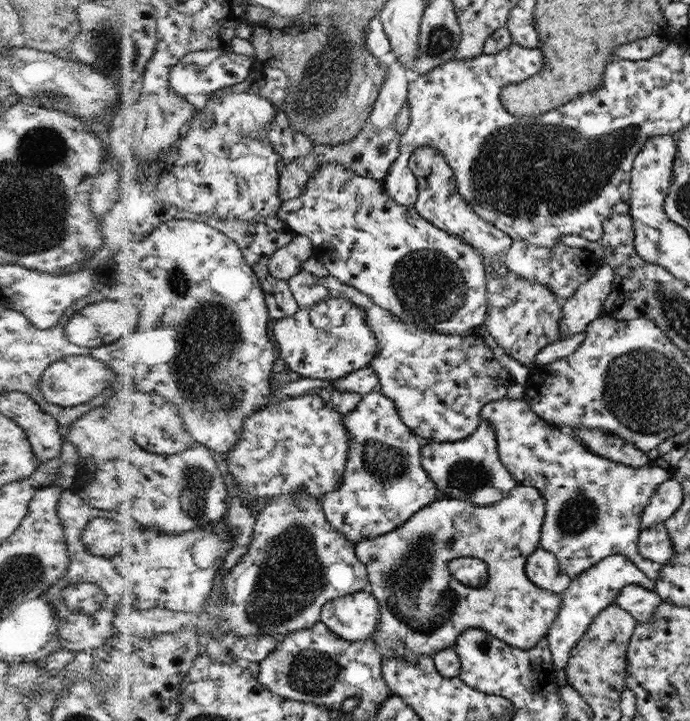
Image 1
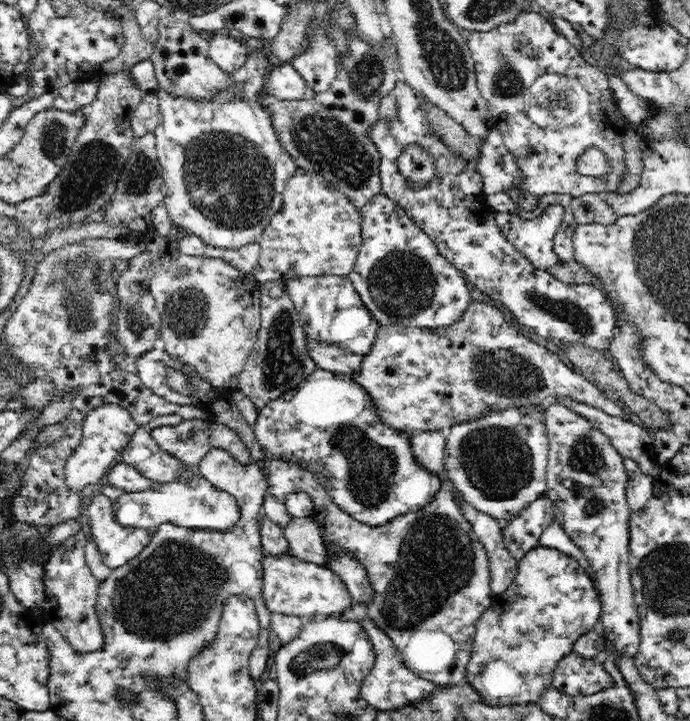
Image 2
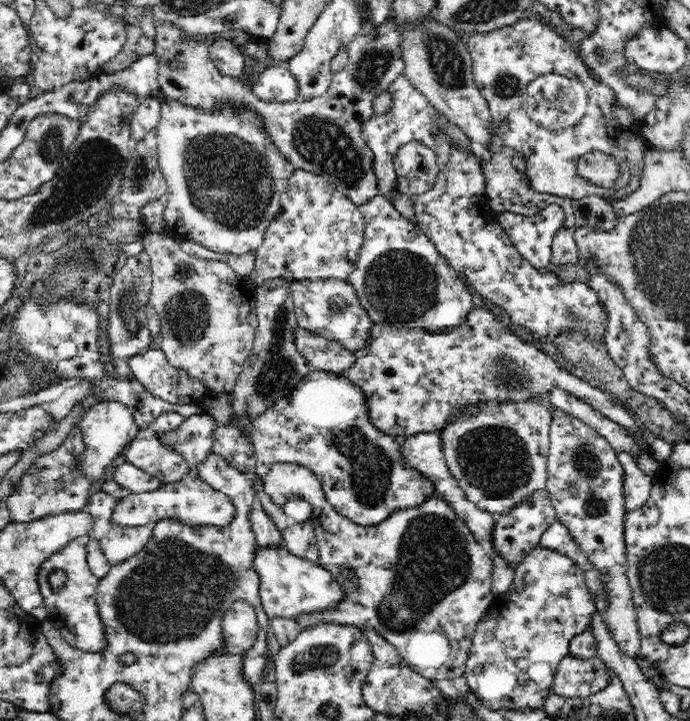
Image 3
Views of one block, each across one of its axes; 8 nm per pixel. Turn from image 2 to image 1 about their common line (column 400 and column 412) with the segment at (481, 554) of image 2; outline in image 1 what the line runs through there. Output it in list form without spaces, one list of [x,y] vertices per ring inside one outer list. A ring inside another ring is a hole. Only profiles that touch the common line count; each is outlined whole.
[[[531,485],[517,486],[513,488],[512,492],[505,499],[501,499],[497,503],[488,504],[487,507],[481,505],[474,505],[469,501],[462,501],[455,499],[437,498],[435,502],[429,503],[427,507],[420,508],[415,514],[411,515],[405,522],[386,532],[384,535],[375,537],[366,537],[361,542],[356,544],[356,555],[363,564],[368,565],[369,571],[369,591],[380,604],[380,622],[377,624],[377,632],[373,634],[373,641],[377,644],[377,650],[380,650],[380,655],[383,658],[388,657],[386,649],[395,651],[397,658],[410,658],[409,654],[433,656],[438,651],[445,648],[450,648],[456,643],[460,637],[460,633],[466,629],[479,629],[487,632],[490,636],[505,642],[508,646],[526,650],[536,646],[548,633],[548,629],[552,626],[553,620],[556,619],[557,612],[560,610],[560,603],[562,593],[549,592],[542,588],[537,588],[527,577],[525,572],[525,564],[527,558],[539,546],[541,526],[544,522],[545,516],[545,497],[540,489],[533,488]],[[461,557],[475,557],[482,560],[486,564],[488,576],[486,577],[486,585],[479,588],[471,588],[468,585],[461,584],[451,576],[447,570],[448,563],[453,559]]]

